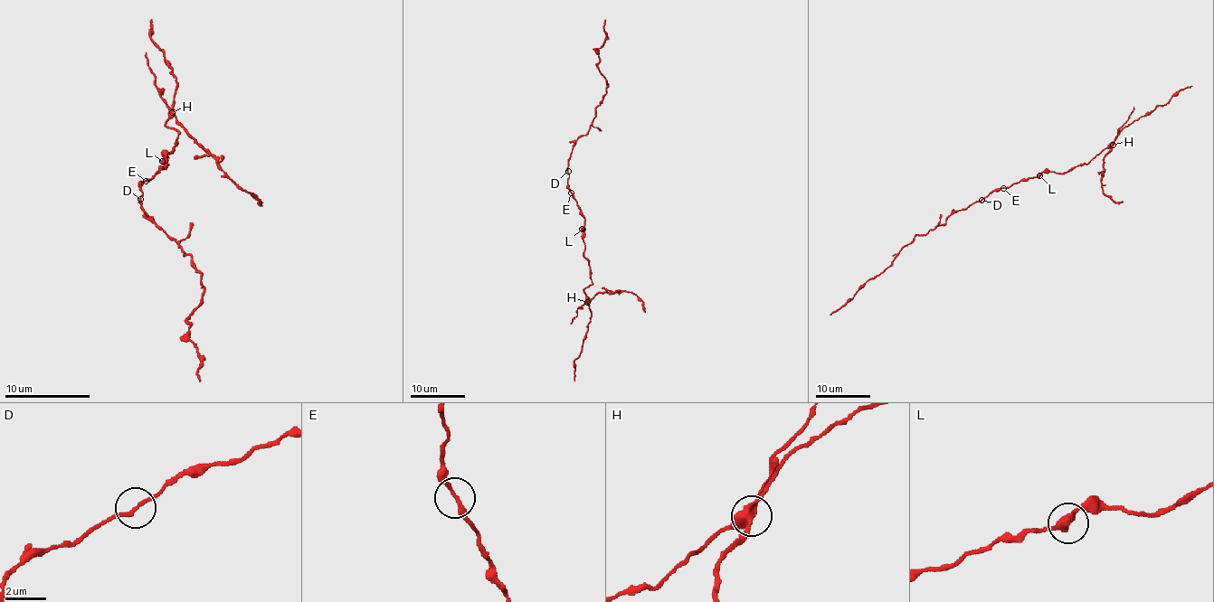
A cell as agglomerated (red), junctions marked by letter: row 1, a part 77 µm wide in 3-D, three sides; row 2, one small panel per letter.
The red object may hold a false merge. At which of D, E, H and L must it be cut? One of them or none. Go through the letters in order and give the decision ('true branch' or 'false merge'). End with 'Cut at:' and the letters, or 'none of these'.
D: true branch
E: true branch
H: false merge
L: true branch
Cut at: H

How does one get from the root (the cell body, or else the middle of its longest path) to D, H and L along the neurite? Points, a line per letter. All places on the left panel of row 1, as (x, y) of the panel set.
D: (147, 181), (141, 184), (141, 200)
H: (147, 181), (166, 164), (165, 155), (166, 157), (175, 146), (179, 134), (166, 125), (171, 112)
L: (147, 181), (166, 164), (162, 161)

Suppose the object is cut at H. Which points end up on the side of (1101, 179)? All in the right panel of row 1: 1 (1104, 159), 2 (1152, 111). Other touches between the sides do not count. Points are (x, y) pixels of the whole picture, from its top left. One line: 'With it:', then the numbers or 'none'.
With it: 1

